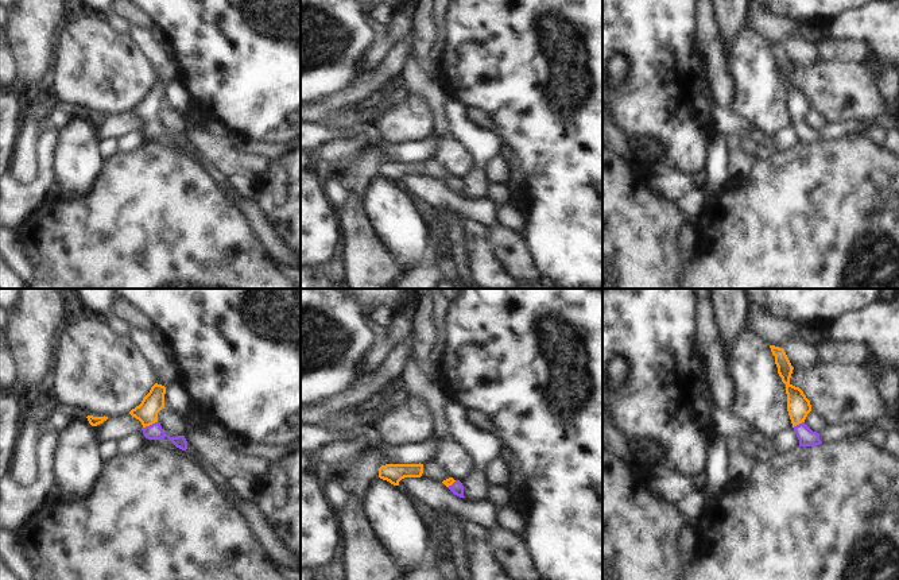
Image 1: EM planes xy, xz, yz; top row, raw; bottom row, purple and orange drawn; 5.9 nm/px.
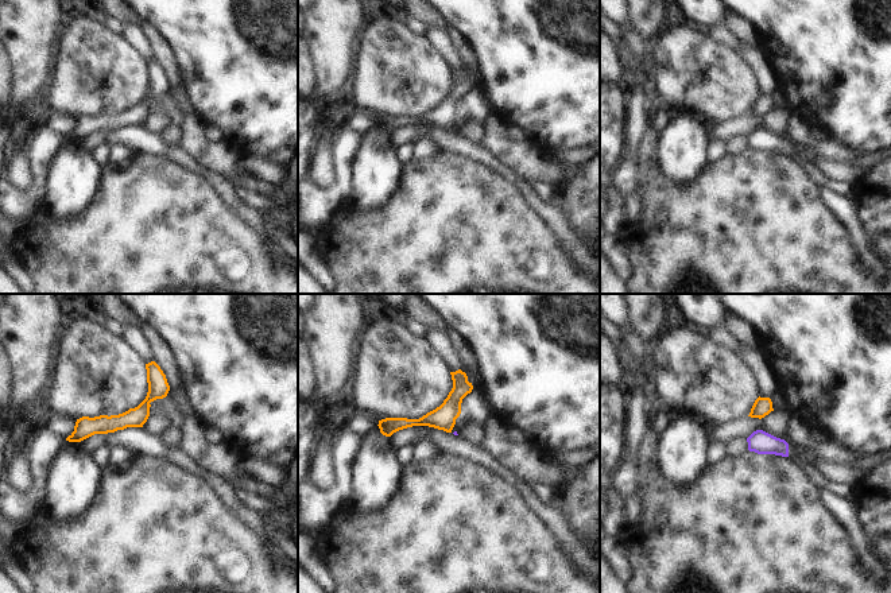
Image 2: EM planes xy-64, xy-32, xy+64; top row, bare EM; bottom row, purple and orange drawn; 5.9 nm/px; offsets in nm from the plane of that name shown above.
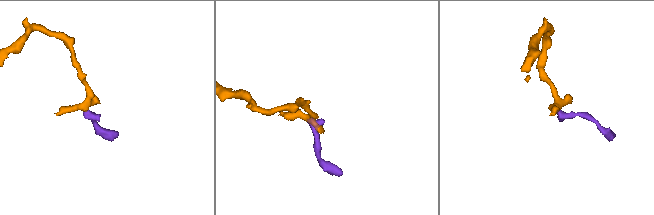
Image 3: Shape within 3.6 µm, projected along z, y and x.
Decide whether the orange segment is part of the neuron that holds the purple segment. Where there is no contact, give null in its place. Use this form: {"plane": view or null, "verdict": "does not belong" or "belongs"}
{"plane": "xy", "verdict": "belongs"}

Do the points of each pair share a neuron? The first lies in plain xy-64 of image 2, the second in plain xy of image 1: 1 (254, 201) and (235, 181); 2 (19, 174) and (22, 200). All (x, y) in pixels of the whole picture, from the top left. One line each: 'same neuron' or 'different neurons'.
1: same neuron
2: different neurons

